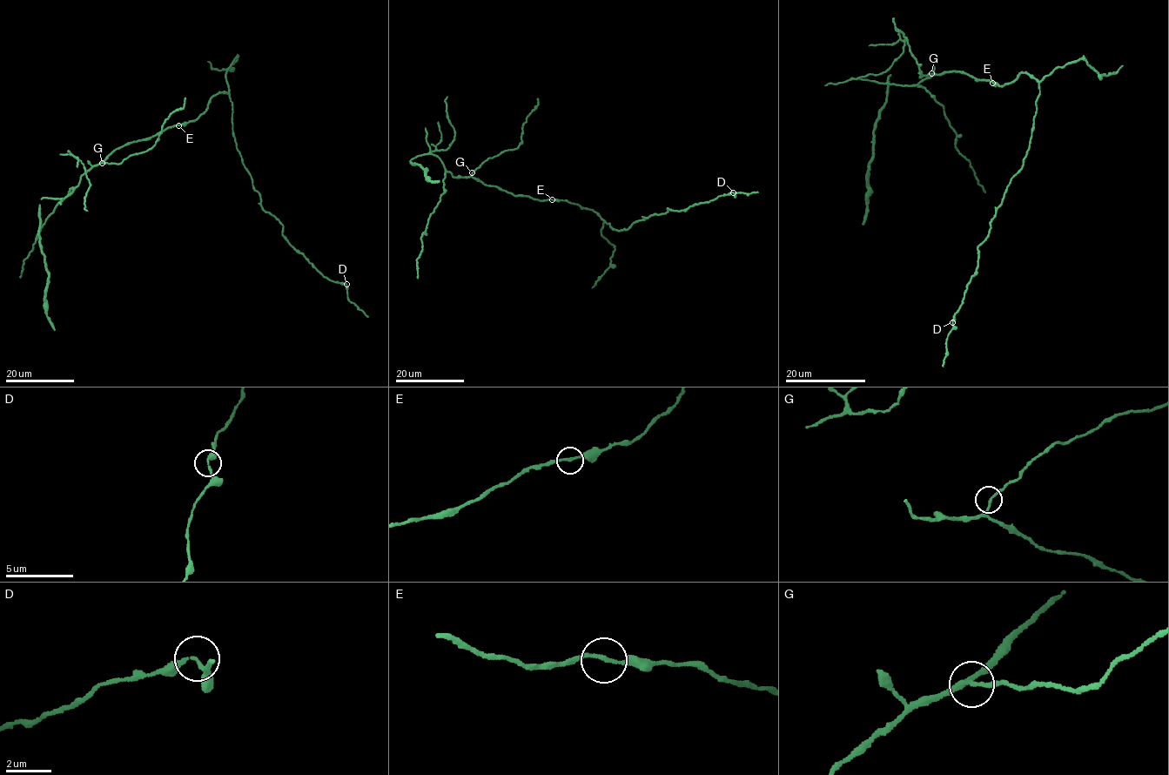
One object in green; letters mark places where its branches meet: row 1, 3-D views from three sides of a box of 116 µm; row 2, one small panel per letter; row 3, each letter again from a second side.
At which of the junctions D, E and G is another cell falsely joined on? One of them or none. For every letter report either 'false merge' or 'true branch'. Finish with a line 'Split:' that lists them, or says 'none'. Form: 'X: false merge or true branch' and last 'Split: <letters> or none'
D: true branch
E: true branch
G: true branch
Split: none

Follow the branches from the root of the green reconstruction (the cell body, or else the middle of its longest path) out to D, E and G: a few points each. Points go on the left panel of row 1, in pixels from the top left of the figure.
D: (195, 119), (213, 96), (229, 94), (237, 149), (262, 207), (282, 225), (285, 239), (325, 277), (345, 284)
E: (195, 119), (178, 125)
G: (195, 119), (168, 126), (149, 138), (125, 144), (113, 150), (102, 163)

